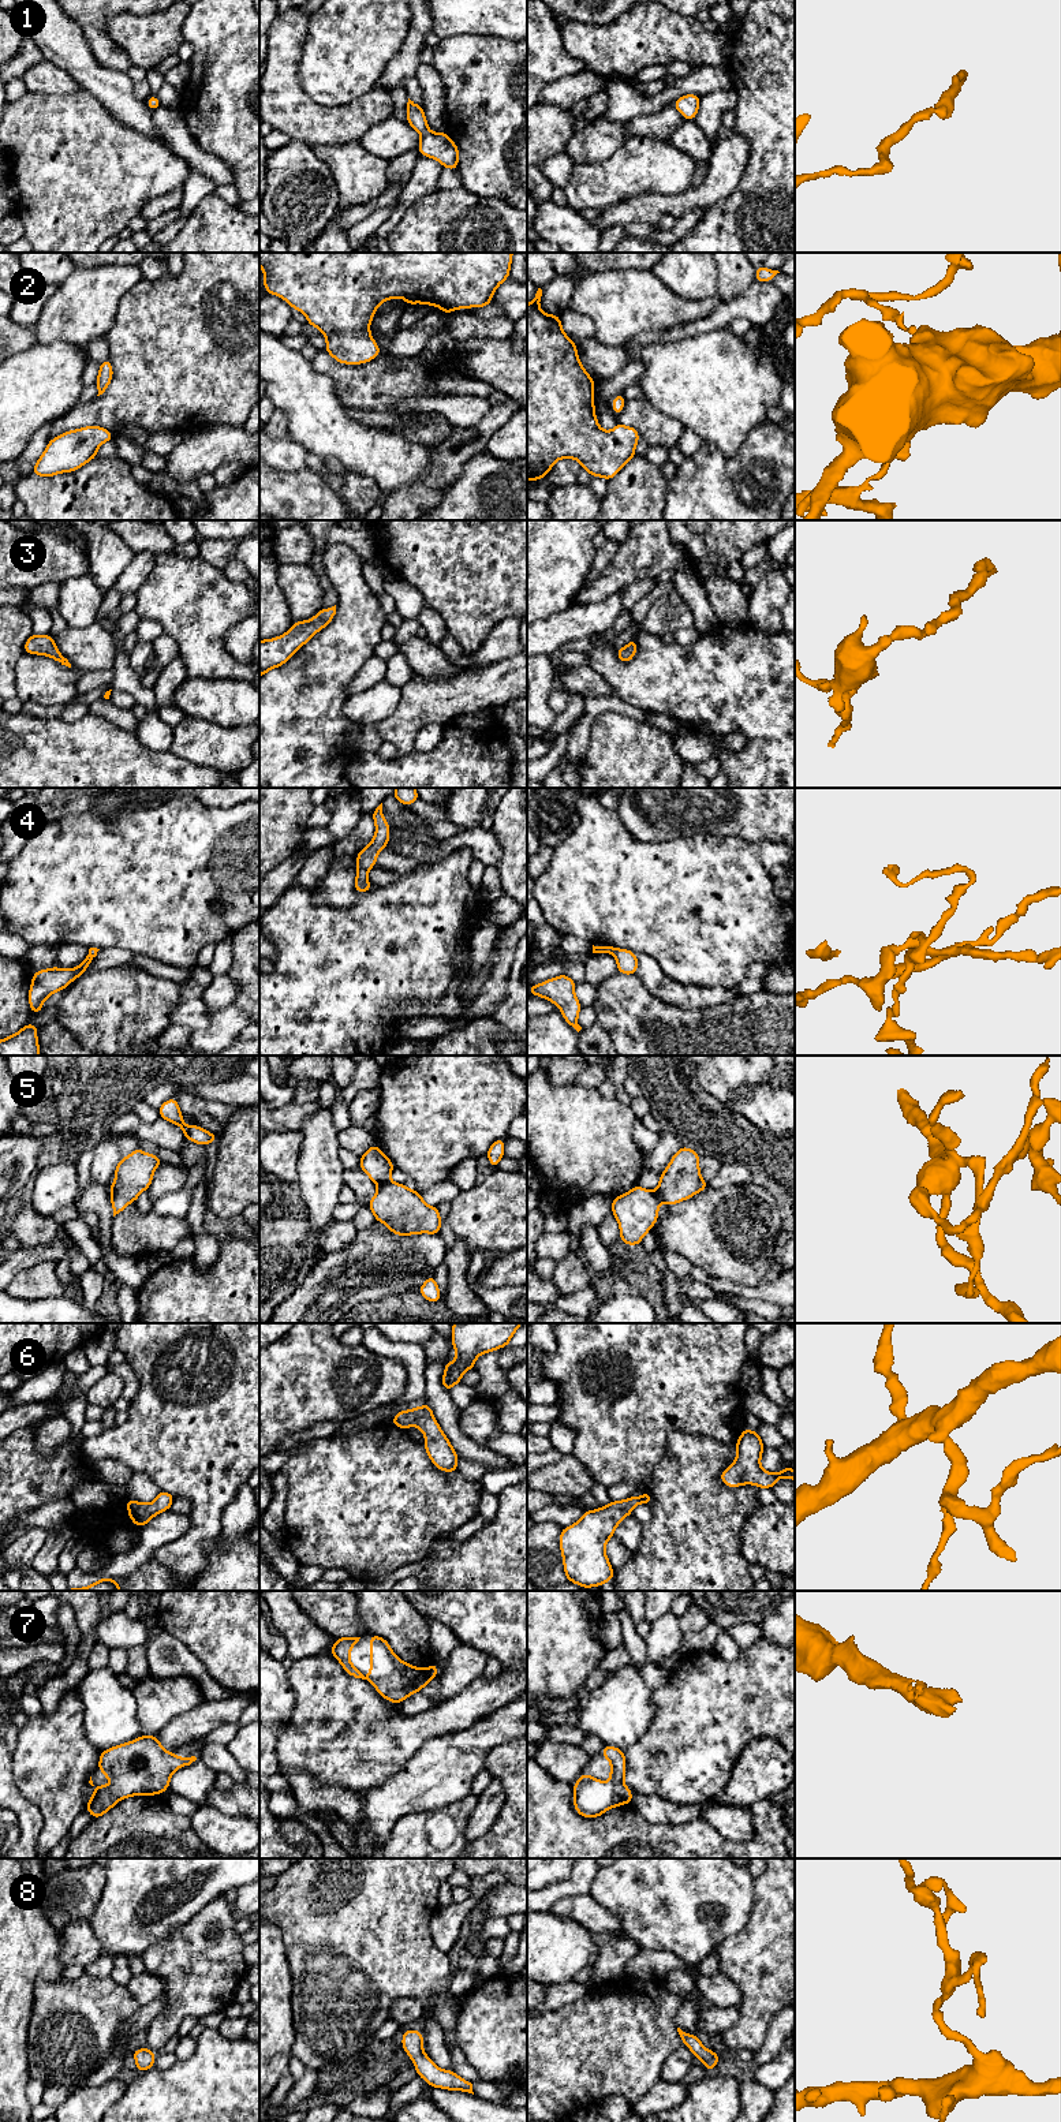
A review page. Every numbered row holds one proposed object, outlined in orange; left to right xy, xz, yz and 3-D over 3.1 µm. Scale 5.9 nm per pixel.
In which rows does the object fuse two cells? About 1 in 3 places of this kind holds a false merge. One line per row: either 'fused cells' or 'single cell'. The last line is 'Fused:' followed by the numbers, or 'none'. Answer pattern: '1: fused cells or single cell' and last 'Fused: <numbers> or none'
1: single cell
2: single cell
3: single cell
4: single cell
5: single cell
6: single cell
7: single cell
8: single cell
Fused: none

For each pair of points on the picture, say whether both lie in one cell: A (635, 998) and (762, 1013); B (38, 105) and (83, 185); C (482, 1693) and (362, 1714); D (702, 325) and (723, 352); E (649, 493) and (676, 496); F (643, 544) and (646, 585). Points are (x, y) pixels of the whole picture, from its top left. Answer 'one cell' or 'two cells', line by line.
A: one cell
B: one cell
C: one cell
D: two cells
E: two cells
F: two cells

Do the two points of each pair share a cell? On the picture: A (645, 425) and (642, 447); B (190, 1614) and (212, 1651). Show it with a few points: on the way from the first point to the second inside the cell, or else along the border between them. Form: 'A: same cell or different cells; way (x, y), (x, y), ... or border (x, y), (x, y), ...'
A: different cells; border (641, 437), (649, 445)
B: same cell; way (200, 1624), (212, 1636), (212, 1642)

